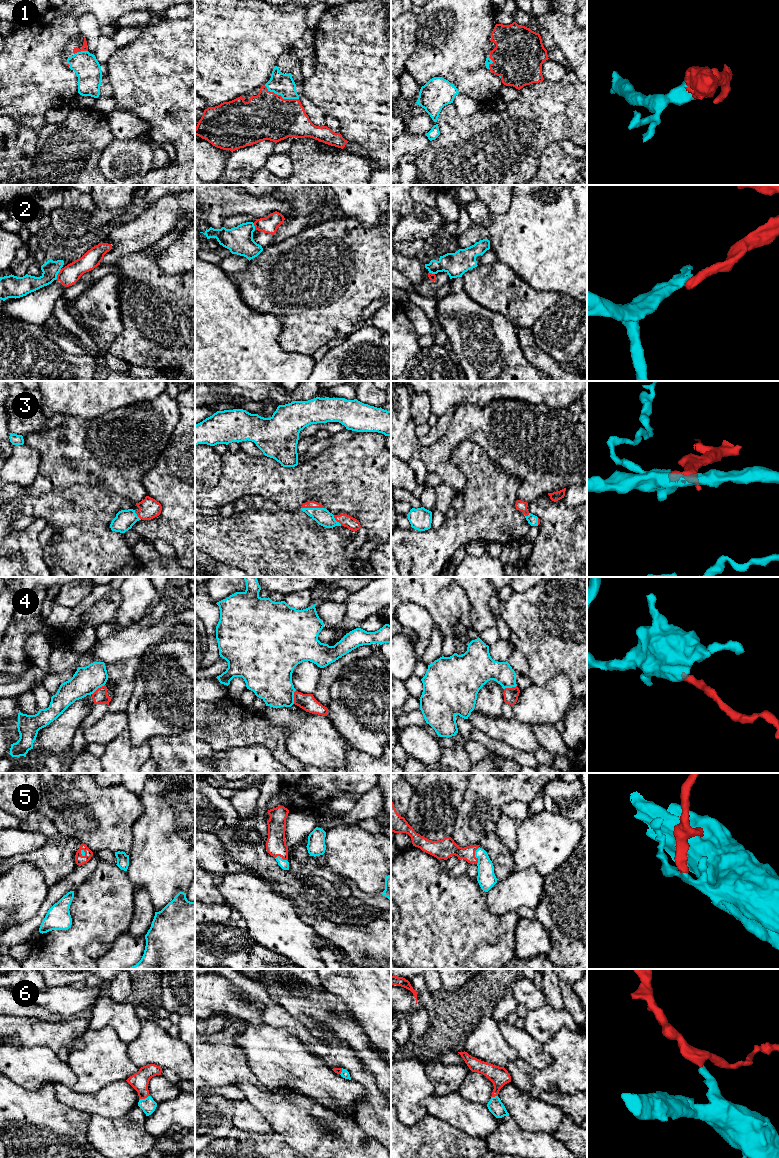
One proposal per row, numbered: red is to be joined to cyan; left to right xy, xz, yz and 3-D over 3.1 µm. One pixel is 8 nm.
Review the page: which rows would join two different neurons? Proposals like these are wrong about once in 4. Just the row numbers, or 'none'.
2, 4

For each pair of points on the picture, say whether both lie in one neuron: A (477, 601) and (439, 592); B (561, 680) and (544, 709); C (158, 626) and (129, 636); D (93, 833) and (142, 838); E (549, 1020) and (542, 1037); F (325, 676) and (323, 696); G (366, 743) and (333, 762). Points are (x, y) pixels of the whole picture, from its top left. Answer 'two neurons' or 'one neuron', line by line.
A: two neurons
B: one neuron
C: one neuron
D: two neurons
E: one neuron
F: one neuron
G: two neurons

